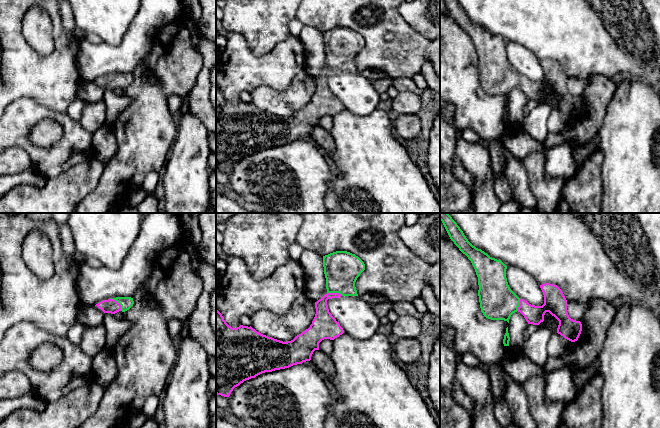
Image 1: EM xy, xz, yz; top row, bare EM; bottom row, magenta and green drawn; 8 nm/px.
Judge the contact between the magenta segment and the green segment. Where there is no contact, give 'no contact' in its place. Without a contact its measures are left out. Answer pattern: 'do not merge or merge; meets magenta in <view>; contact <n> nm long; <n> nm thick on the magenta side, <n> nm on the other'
merge; meets magenta in xy; contact 130 nm long; 110 nm thick on the magenta side, 100 nm on the other

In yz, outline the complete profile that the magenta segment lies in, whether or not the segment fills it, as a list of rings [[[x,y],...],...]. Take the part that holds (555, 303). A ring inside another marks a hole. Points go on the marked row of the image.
[[[440,213],[440,220],[450,239],[468,257],[475,269],[480,308],[486,318],[509,323],[511,315],[518,311],[528,324],[539,325],[544,321],[545,313],[549,312],[559,321],[558,334],[571,342],[578,340],[582,324],[569,317],[567,300],[557,285],[550,283],[540,285],[544,304],[542,306],[529,304],[510,289],[506,278],[507,266],[501,260],[492,258],[473,246],[448,213]]]

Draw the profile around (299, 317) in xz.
[[[303,294],[284,315],[276,315],[268,310],[256,311],[251,316],[251,327],[263,335],[287,342],[308,329],[315,314],[315,302]]]

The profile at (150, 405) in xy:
[[[155,395],[148,397],[144,402],[142,412],[148,418],[148,420],[154,417],[158,404],[159,396]]]

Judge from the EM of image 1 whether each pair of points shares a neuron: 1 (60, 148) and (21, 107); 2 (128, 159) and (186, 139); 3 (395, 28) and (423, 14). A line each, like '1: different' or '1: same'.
1: same
2: different
3: different

